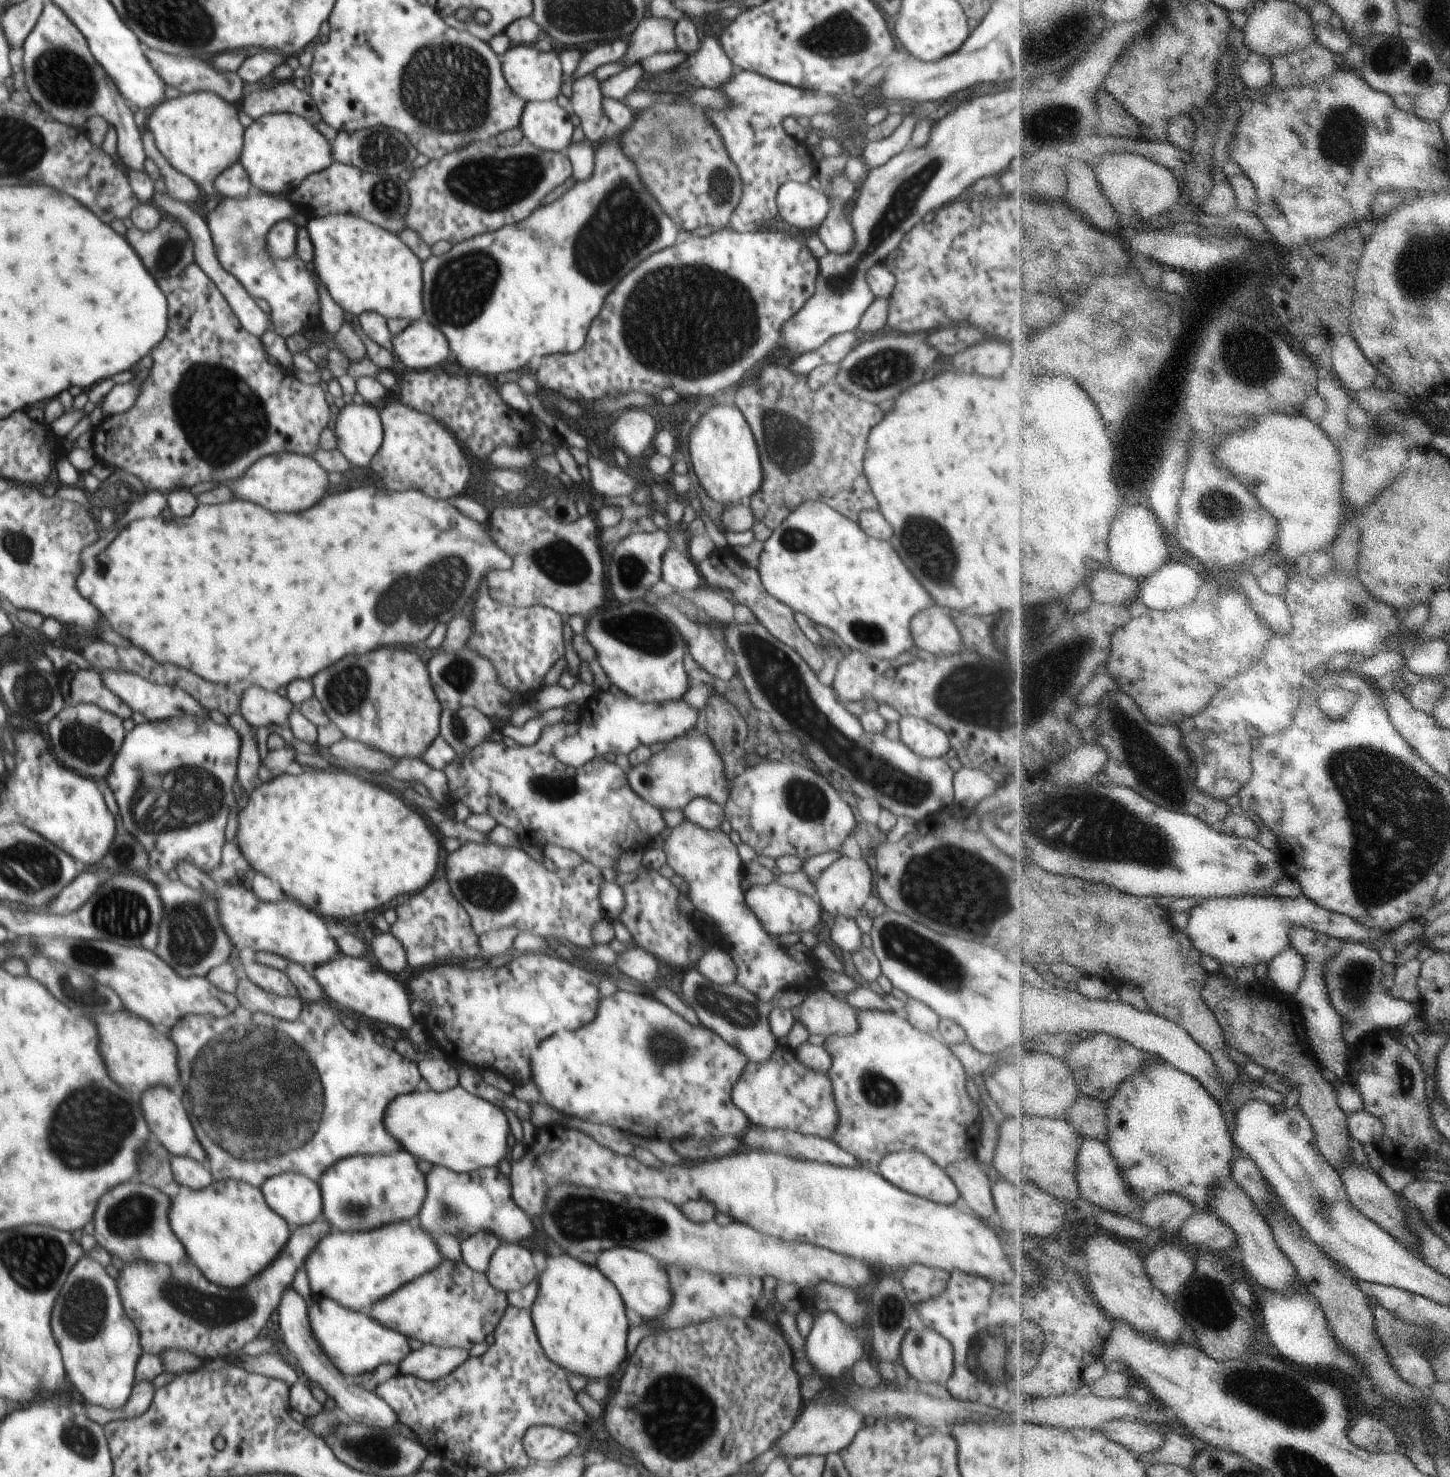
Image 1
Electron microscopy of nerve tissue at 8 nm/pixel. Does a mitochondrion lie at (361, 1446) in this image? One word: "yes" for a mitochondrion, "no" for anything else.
yes

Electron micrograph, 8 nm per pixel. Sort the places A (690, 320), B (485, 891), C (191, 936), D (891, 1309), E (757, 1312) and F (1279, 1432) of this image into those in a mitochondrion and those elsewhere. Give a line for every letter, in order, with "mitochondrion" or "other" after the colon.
A: mitochondrion
B: mitochondrion
C: mitochondrion
D: mitochondrion
E: other
F: other

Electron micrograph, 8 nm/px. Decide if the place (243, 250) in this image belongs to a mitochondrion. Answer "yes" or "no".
yes

